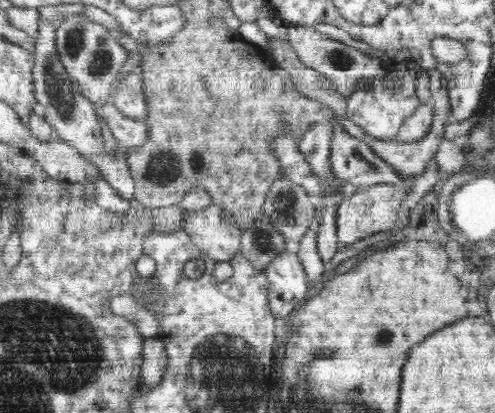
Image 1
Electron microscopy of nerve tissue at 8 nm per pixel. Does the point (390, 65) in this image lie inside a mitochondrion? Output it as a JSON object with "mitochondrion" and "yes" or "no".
{"mitochondrion":"no"}

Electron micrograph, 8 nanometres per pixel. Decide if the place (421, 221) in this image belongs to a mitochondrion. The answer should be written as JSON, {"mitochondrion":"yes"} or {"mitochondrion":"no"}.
{"mitochondrion":"no"}

